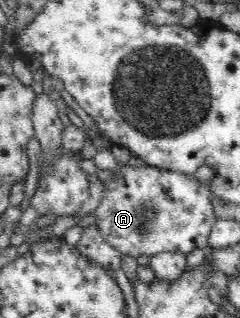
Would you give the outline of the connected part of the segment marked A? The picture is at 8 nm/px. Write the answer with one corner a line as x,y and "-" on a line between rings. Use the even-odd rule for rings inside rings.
121,164
116,177
105,181
107,194
95,211
97,226
106,241
121,254
137,258
146,254
152,258
164,252
180,252
188,256
194,249
206,251
208,233
216,223
212,192
208,188
216,172
209,165
202,165
190,178
180,172
144,166
132,168

